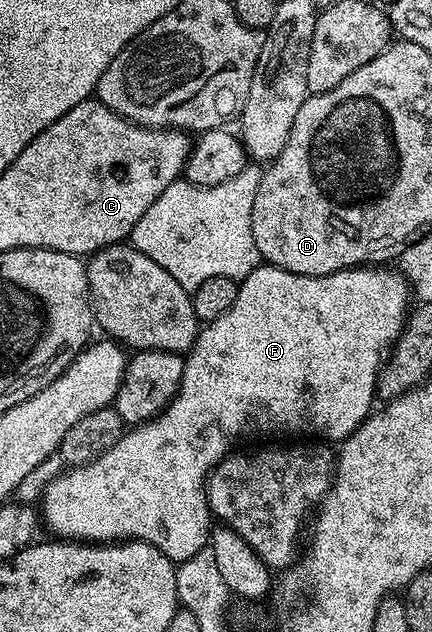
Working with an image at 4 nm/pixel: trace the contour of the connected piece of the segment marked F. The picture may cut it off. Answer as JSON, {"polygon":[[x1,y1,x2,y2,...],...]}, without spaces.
{"polygon":[[261,263,240,284,238,298,234,298,234,306,222,314,222,318,214,318,214,322,204,324,196,335,196,341,186,353,184,373,180,389,164,411,153,420,144,424,137,424,131,430,125,431,120,441,110,450,92,460,89,464,69,467,59,476,53,478,42,497,42,520,48,523,48,528,64,542,123,542,125,540,144,540,153,544,166,559,179,562,186,558,194,558,198,550,202,550,210,540,210,533,214,527,214,517,208,509,208,475,217,468,220,461,233,451,232,443,239,436,296,436,301,432,304,436,321,436,321,441,343,442,358,430,358,426,373,411,372,400,377,399,376,379,380,377,381,367,392,350,392,345,400,336,401,330,410,311,410,289,403,272,392,266,361,266,347,268,334,274,325,276,303,276,294,274,290,270,275,268,273,264]]}

